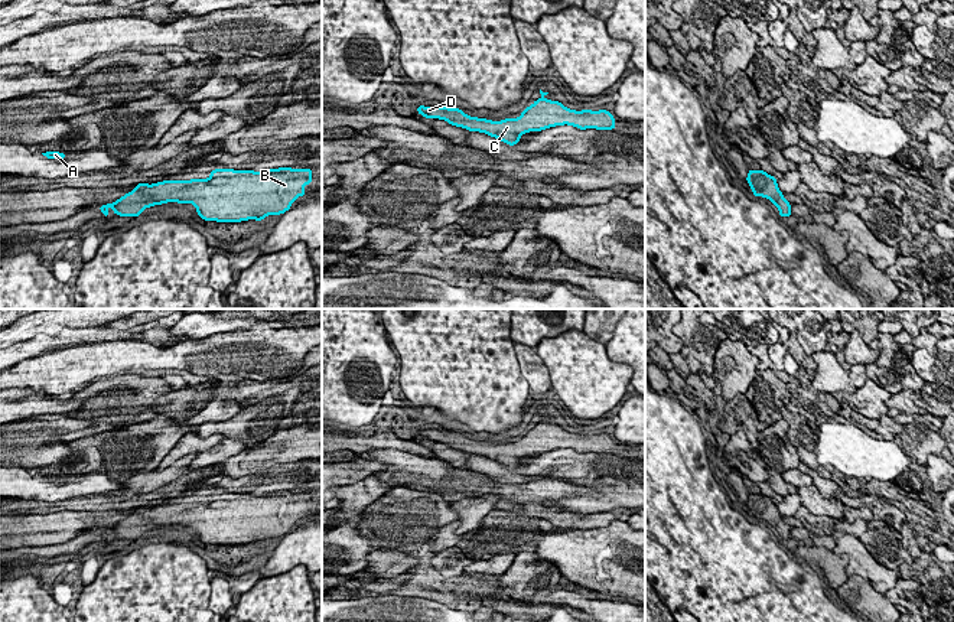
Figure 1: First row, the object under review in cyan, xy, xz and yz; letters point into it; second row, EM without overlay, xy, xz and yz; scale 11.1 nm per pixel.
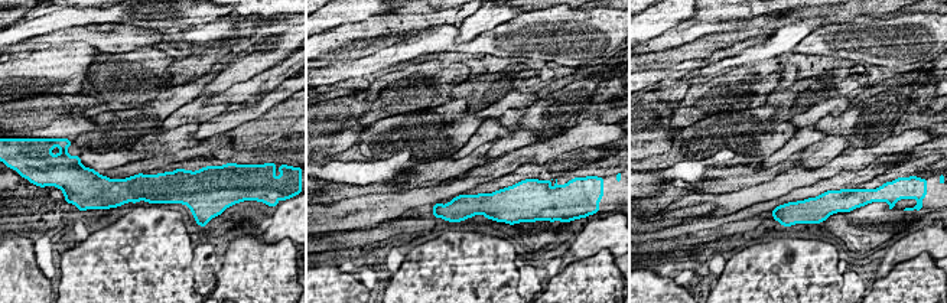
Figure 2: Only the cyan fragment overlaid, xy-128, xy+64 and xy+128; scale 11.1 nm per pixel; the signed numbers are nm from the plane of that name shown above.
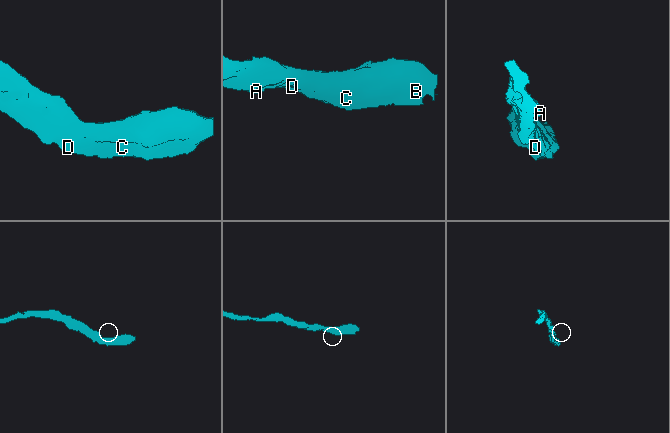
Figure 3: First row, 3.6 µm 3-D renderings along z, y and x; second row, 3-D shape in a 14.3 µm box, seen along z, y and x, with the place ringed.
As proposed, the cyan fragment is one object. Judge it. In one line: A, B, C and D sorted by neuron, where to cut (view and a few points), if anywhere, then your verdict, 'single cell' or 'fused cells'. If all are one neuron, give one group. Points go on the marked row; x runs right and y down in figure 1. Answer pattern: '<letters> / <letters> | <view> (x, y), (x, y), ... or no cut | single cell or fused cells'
A B C D | no cut | single cell

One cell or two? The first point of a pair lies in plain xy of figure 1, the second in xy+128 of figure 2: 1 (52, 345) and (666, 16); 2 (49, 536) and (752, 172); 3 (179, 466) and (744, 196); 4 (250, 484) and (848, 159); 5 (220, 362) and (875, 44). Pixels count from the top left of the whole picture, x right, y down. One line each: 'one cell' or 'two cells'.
1: two cells
2: two cells
3: two cells
4: two cells
5: one cell

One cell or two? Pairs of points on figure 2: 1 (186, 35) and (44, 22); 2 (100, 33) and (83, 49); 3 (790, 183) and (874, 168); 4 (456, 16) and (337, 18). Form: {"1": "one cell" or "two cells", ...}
{"1": "two cells", "2": "two cells", "3": "two cells", "4": "two cells"}

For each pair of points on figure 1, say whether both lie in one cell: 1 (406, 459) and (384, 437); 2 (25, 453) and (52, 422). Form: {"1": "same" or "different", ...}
{"1": "different", "2": "same"}

